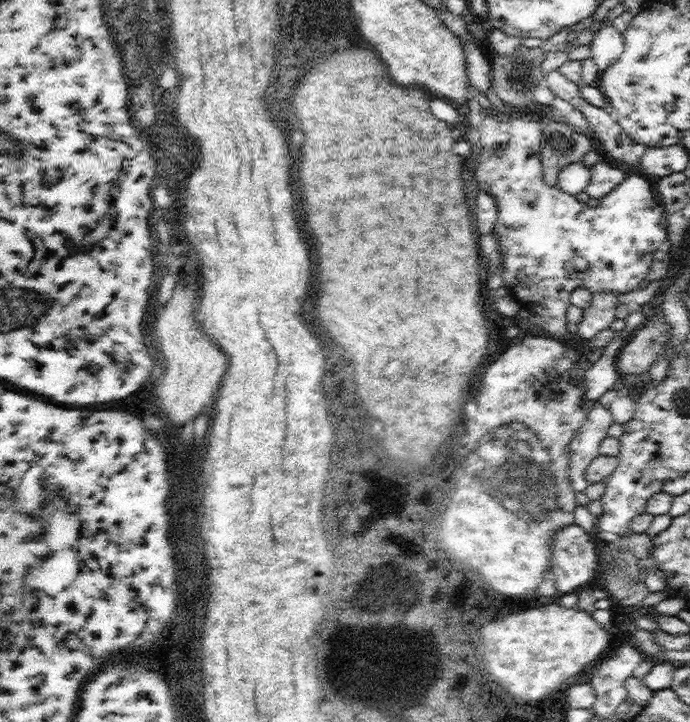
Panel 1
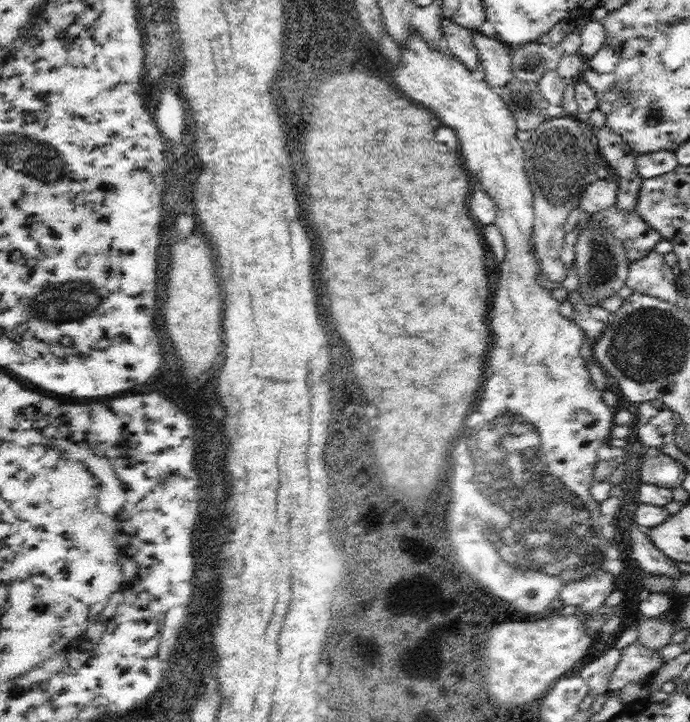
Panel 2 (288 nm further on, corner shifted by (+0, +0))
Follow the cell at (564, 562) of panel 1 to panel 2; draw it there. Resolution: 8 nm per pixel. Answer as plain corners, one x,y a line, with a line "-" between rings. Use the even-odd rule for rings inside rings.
597,570
579,580
565,582
557,598
563,602
563,606
569,606
569,604
577,606
579,608
577,614
583,616
589,610
597,610
603,604
603,600
609,596
611,590
613,590
611,574

